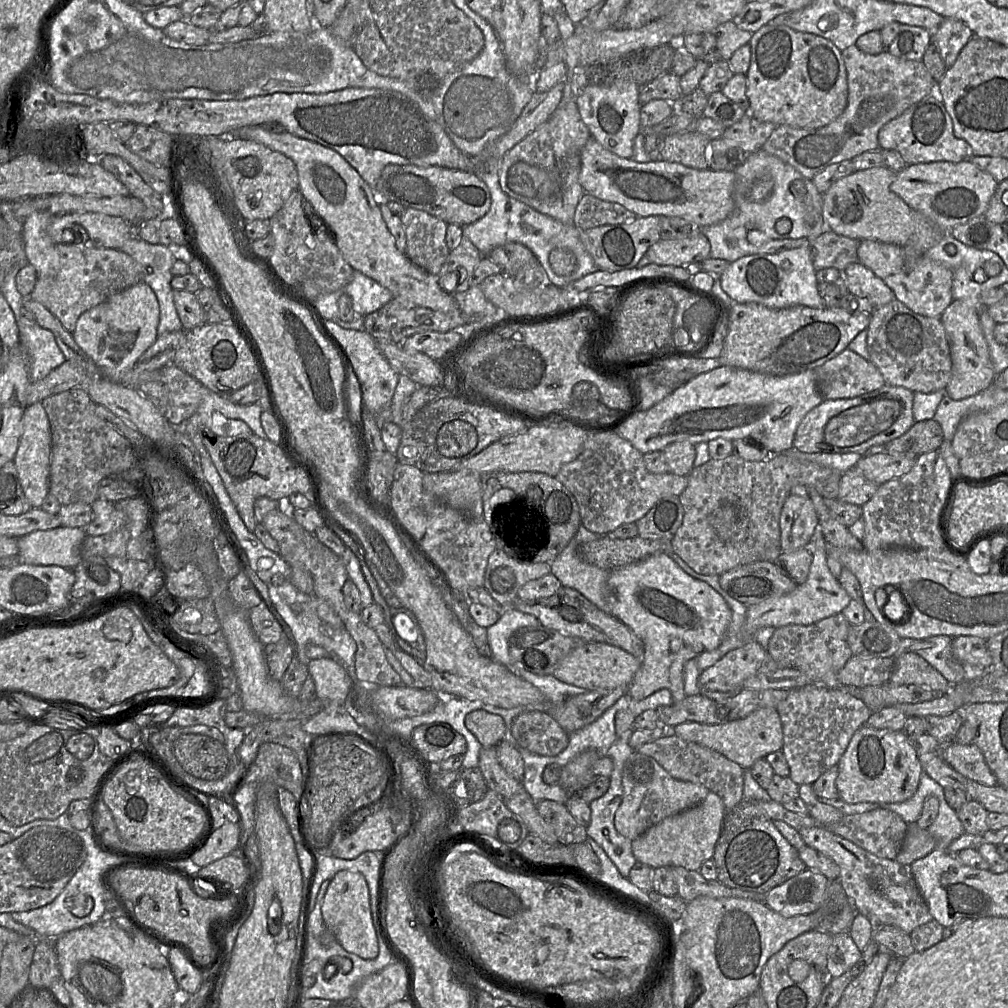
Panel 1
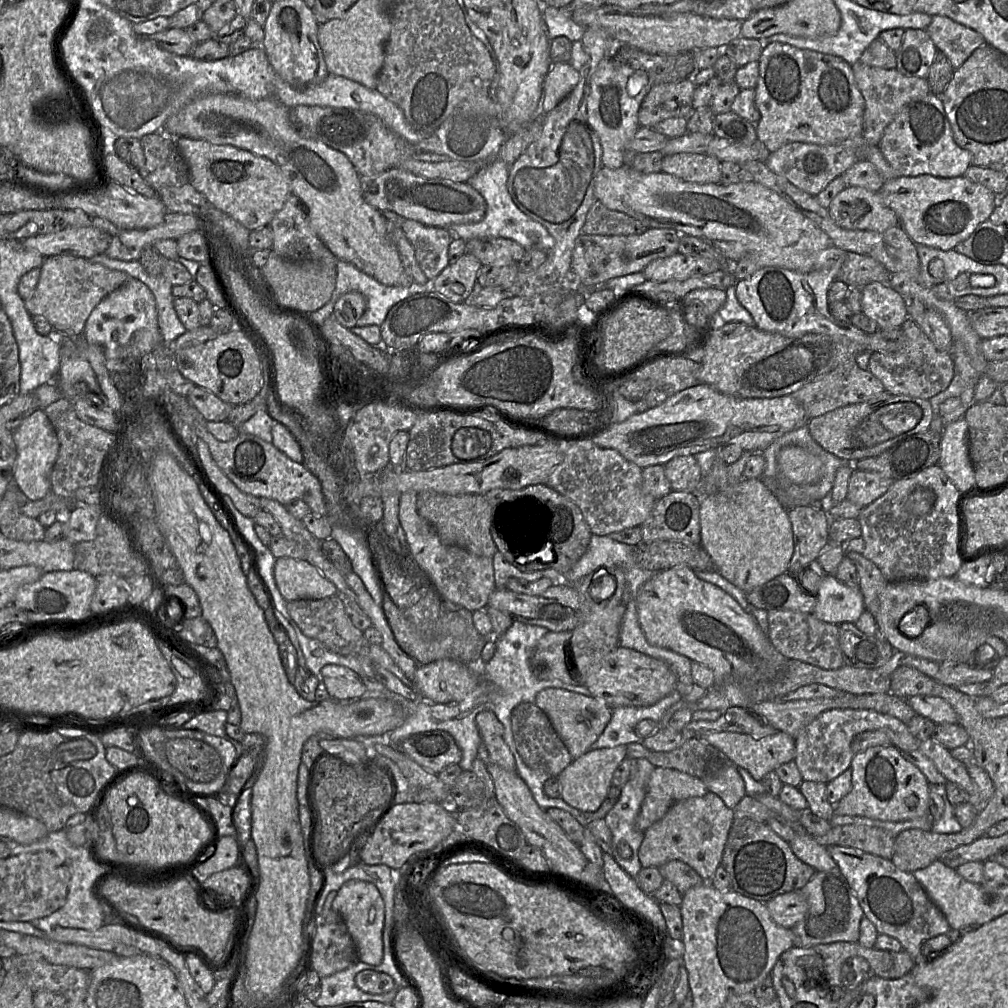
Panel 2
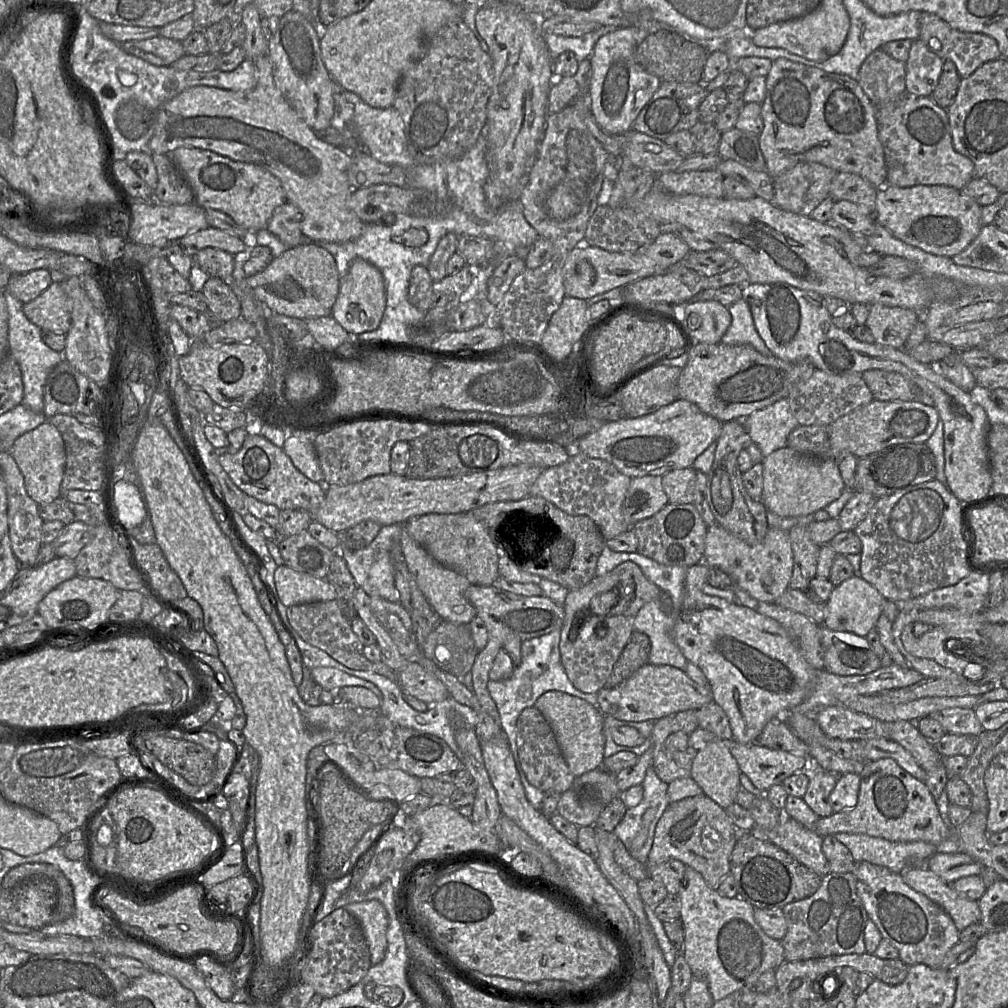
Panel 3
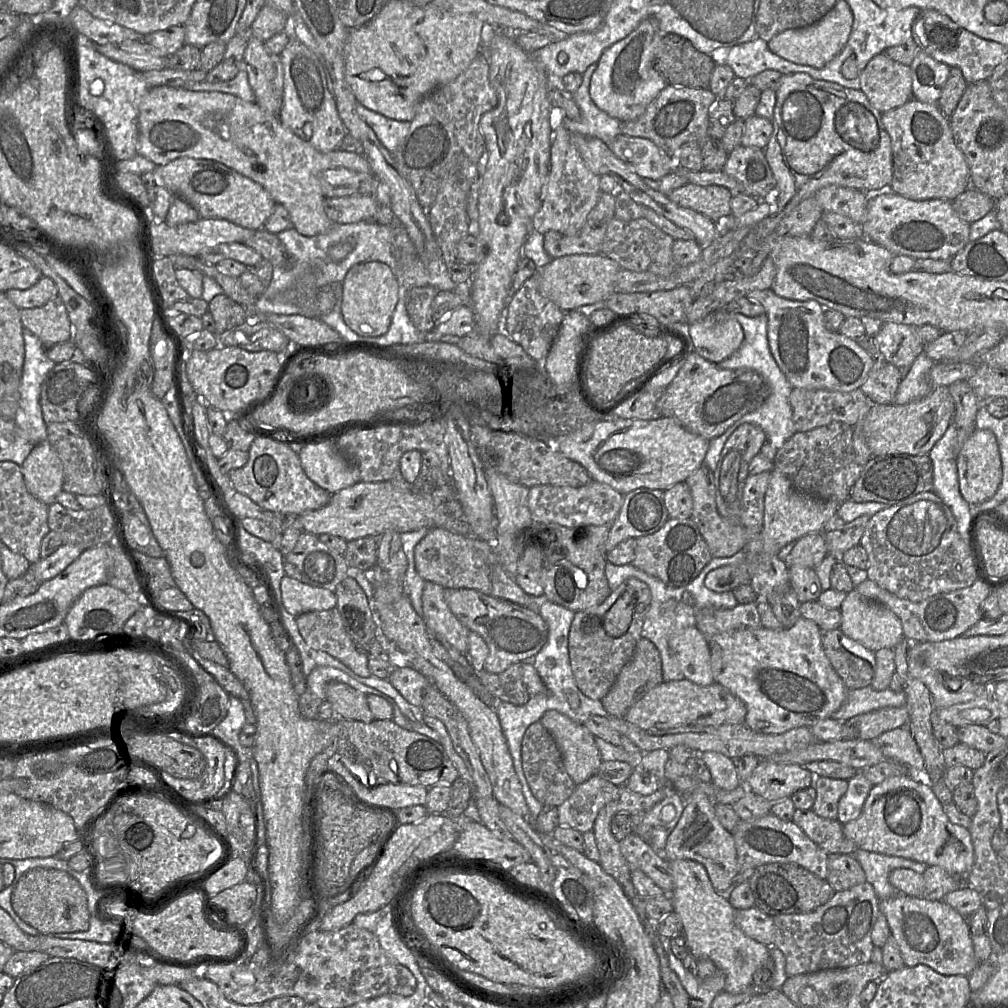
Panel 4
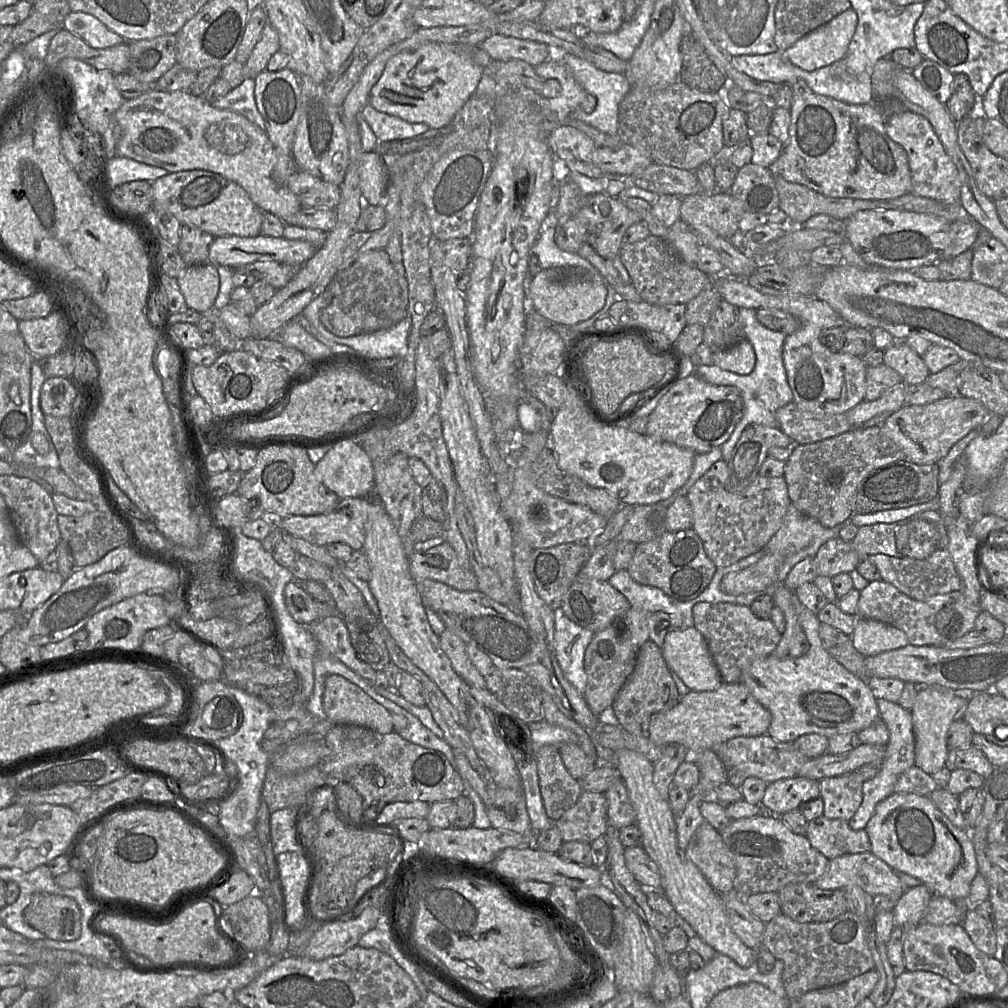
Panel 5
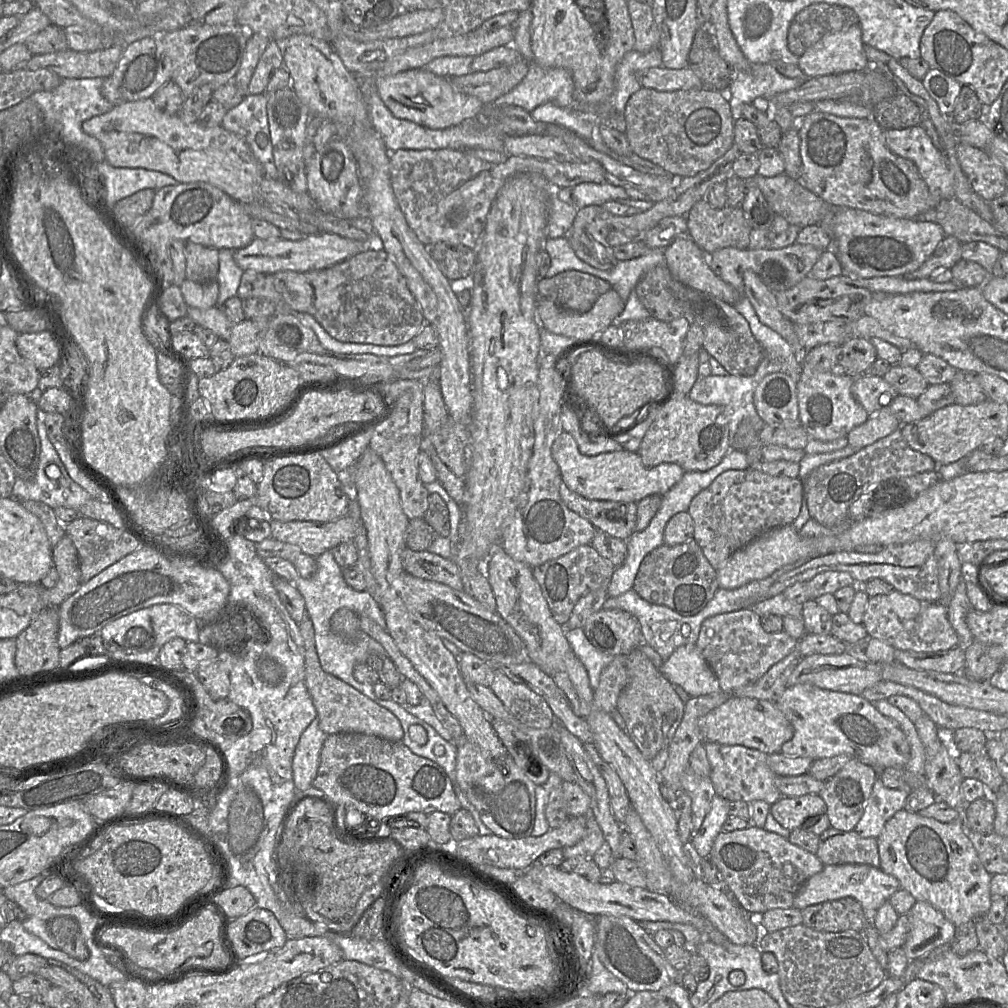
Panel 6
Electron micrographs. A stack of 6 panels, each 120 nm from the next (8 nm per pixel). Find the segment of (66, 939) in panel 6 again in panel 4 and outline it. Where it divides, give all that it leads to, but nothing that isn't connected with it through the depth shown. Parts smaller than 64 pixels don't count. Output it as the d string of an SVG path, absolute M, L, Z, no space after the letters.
M42 867L27 871L14 885L11 904L18 917L42 935L83 932L90 926L86 894L65 871Z

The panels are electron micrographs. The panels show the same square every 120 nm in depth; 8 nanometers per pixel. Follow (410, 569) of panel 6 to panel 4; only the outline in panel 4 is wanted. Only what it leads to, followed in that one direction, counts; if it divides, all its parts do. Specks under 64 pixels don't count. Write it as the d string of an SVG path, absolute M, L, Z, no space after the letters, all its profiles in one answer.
M440 527L429 528L426 536L415 547L414 558L418 574L426 582L444 588L467 588L491 594L490 565L471 547L468 536Z

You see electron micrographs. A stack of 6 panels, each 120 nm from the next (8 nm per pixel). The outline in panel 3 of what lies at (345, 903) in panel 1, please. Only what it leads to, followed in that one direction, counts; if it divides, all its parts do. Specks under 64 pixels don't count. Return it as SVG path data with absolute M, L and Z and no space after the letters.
M377 900L349 903L344 907L359 922L368 945L372 966L381 963L387 951L389 917Z

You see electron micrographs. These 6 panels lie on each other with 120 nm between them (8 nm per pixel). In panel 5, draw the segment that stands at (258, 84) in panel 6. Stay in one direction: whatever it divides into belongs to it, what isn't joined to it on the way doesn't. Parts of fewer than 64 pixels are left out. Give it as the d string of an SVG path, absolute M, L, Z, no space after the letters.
M267 22L261 37L244 66L244 79L255 77L267 68L270 58L280 50L277 31Z

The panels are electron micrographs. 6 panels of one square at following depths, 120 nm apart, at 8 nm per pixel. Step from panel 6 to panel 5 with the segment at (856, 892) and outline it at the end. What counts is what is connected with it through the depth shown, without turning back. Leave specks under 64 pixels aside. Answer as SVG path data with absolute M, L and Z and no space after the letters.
M871 852L829 860L825 872L814 884L823 890L856 885L872 897L902 895L909 889L890 866Z

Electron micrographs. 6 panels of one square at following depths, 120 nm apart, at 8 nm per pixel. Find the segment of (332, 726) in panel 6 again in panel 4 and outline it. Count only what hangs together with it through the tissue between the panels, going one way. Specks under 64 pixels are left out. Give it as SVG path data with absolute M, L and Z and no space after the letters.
M336 681L327 683L325 698L338 718L364 723L375 719L368 707L366 695L347 684Z

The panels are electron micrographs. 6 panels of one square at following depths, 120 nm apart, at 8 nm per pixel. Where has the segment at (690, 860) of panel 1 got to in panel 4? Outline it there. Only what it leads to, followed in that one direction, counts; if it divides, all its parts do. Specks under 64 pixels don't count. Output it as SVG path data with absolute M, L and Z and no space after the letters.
M696 787L685 802L683 813L667 838L663 853L665 858L689 859L702 864L718 893L724 893L732 885L744 882L739 875L739 859L732 832L719 822L715 813L715 801L702 787Z

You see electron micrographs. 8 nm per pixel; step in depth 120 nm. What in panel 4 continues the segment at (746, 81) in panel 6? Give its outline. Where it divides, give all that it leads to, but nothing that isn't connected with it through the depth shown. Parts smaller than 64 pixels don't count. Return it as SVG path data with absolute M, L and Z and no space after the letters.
M759 37L731 47L726 55L726 64L736 77L746 80L765 70L776 70L782 75L804 71L803 65L795 64L773 53L767 43Z

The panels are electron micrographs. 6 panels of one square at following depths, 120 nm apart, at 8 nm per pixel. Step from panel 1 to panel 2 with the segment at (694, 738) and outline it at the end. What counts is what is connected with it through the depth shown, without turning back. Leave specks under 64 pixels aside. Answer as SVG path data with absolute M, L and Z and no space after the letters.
M711 730L697 733L695 737L713 746L717 753L735 766L745 769L758 782L761 782L768 773L774 772L780 765L792 762L795 757L794 739L783 731L776 731L760 739L736 732Z

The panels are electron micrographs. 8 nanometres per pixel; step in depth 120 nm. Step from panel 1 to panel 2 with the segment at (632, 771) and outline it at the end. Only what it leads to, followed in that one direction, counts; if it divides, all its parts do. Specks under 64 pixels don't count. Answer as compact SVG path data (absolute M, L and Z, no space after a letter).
M655 767L647 784L645 798L635 821L638 831L645 832L659 821L677 802L703 797L708 789L700 778L660 767Z

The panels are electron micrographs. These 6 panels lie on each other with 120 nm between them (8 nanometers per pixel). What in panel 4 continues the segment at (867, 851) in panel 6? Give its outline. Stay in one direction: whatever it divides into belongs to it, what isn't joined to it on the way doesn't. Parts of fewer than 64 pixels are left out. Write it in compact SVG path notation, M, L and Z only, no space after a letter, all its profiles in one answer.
M795 810L793 821L806 835L830 854L851 854L858 848L843 833L842 823L818 816L813 810Z

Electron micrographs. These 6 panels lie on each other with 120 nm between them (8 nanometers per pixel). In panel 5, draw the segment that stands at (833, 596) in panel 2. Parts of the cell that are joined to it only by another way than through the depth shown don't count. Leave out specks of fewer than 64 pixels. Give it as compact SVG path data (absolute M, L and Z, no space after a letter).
M856 615L855 628L851 639L856 651L864 657L876 656L882 652L896 650L908 645L906 634L877 620Z

